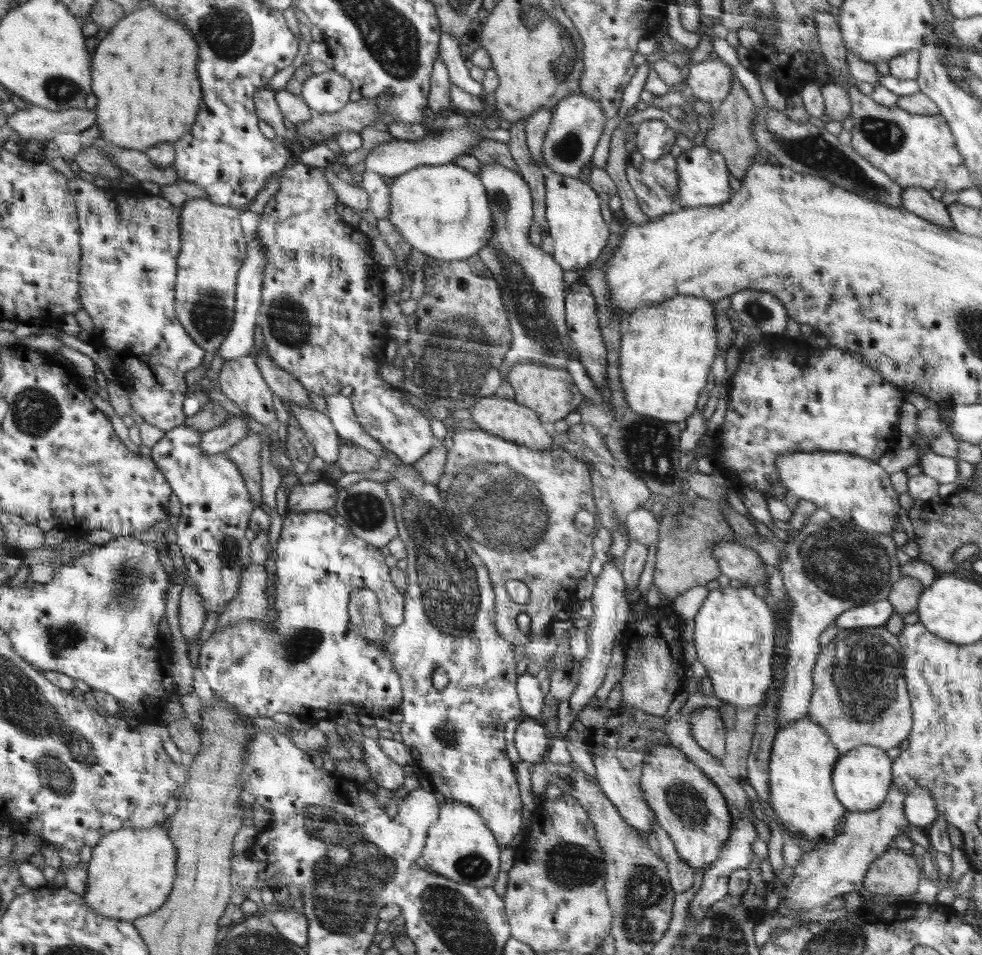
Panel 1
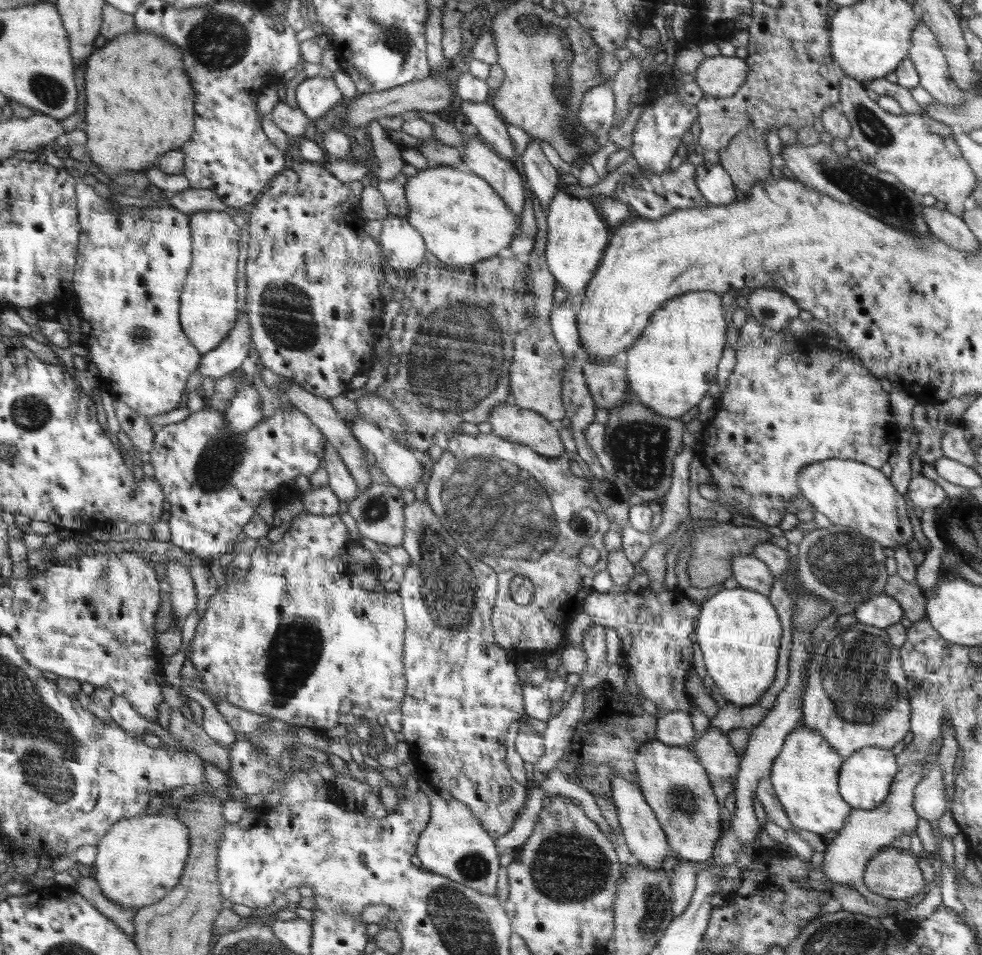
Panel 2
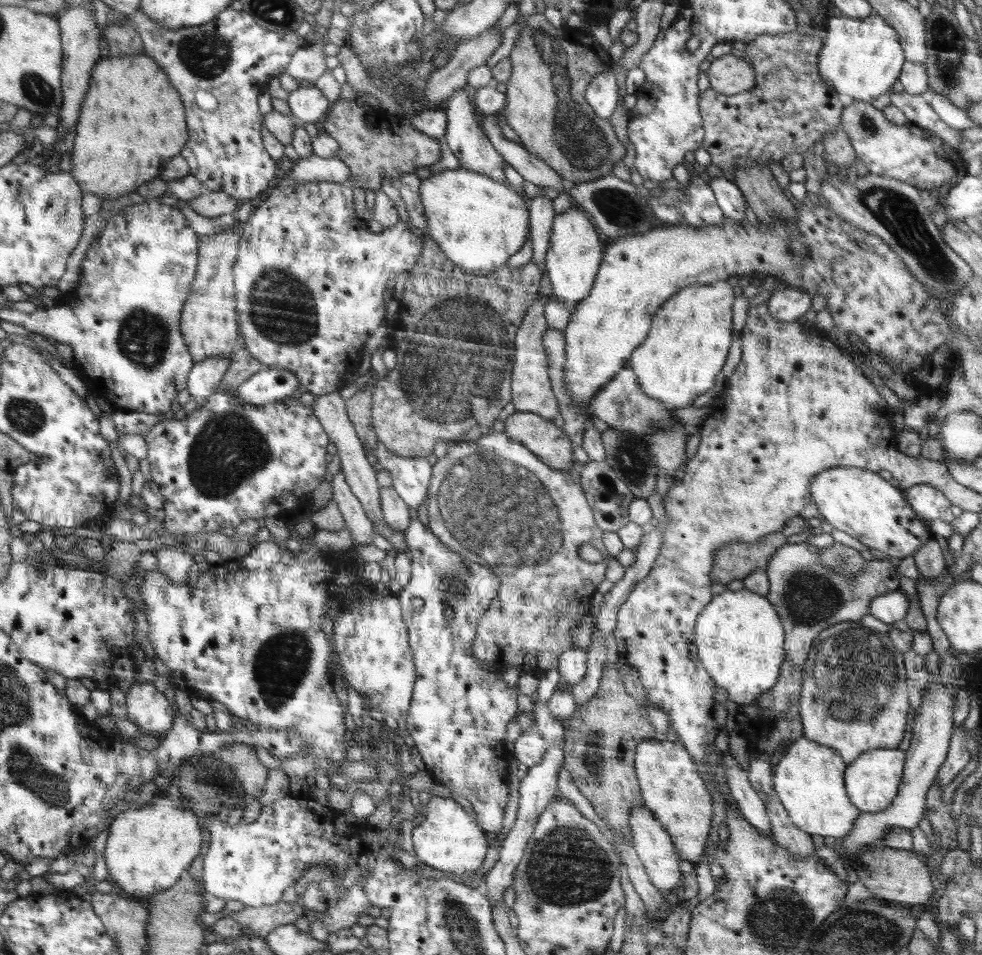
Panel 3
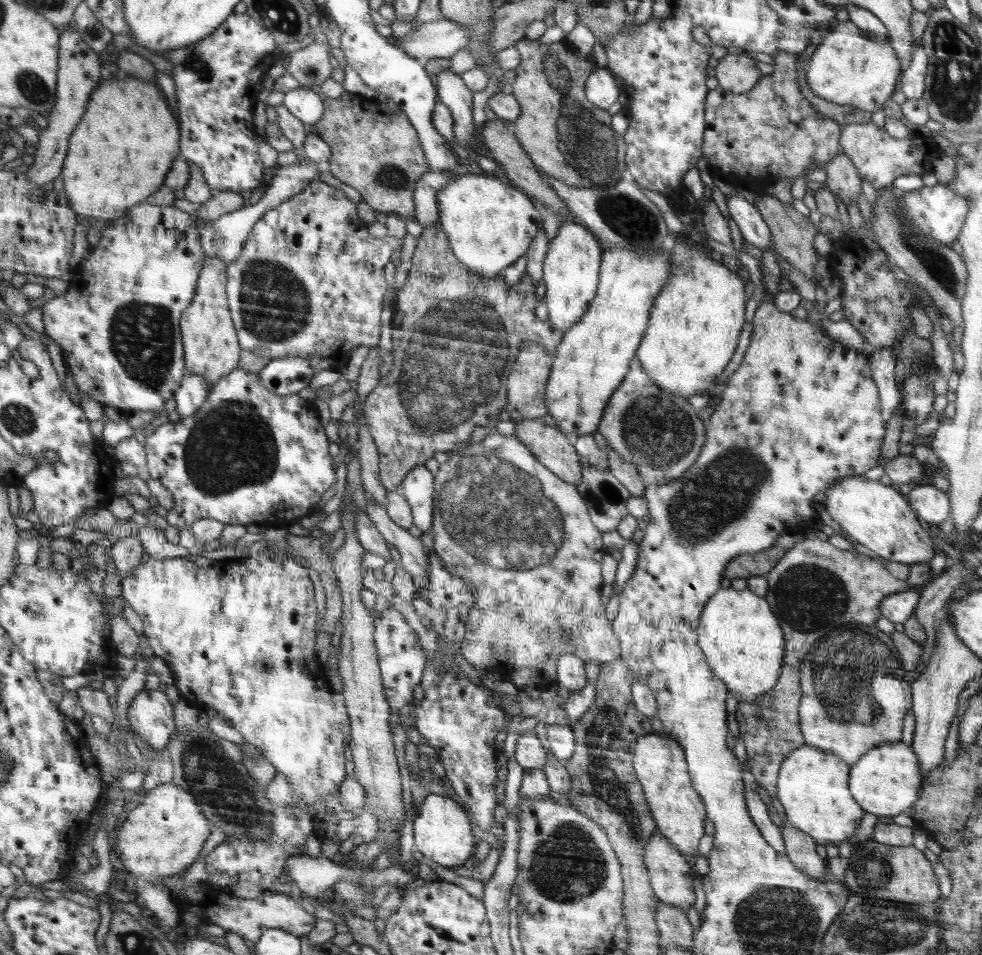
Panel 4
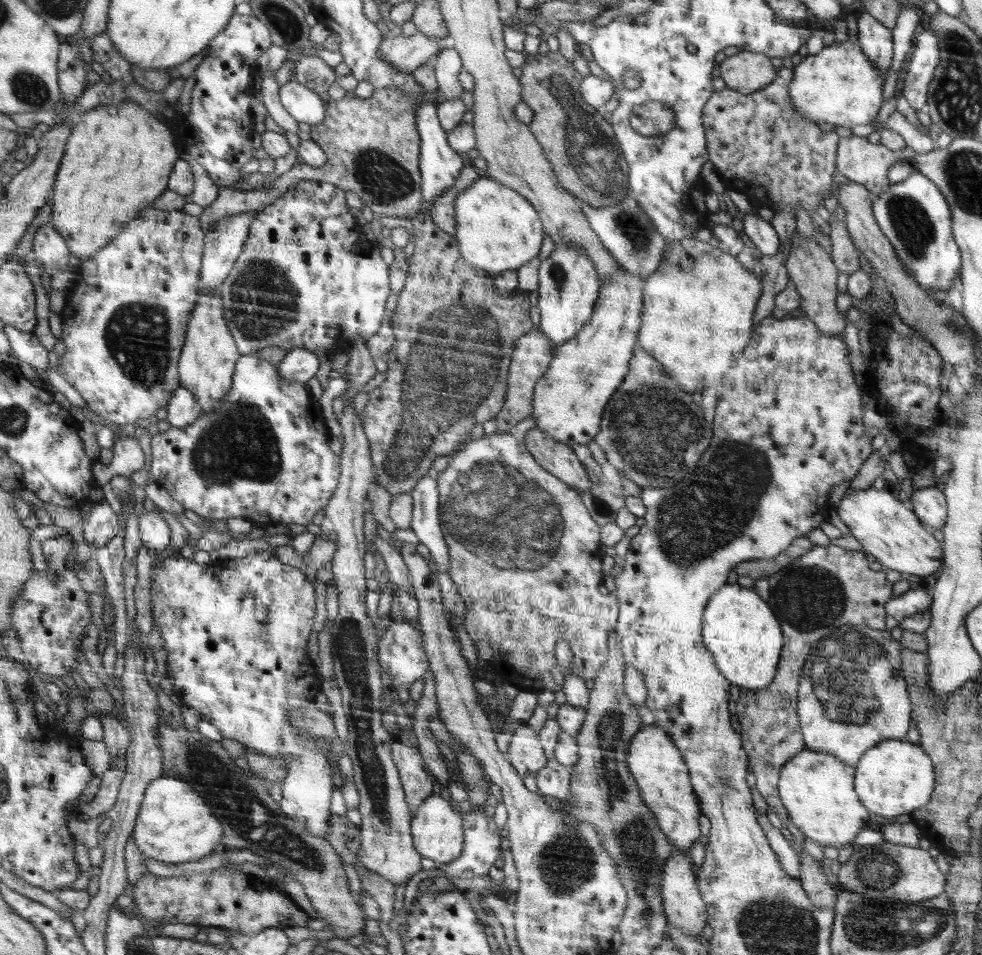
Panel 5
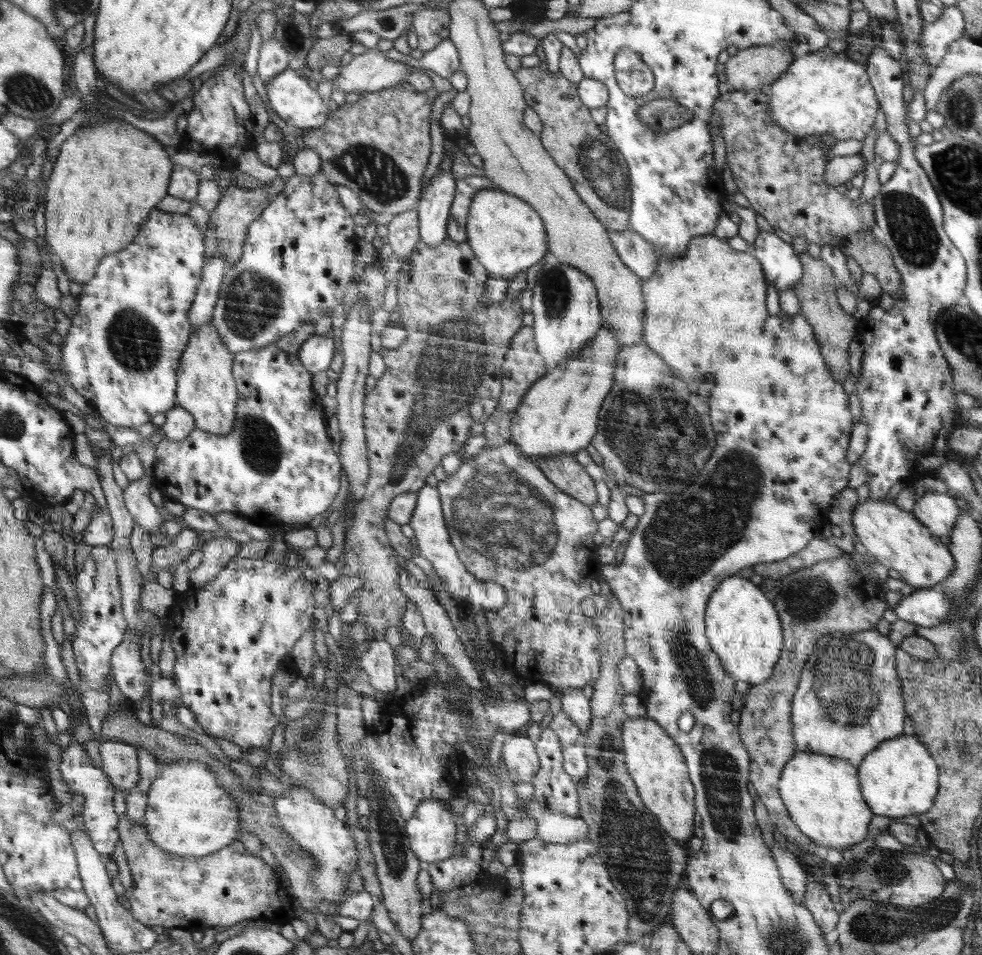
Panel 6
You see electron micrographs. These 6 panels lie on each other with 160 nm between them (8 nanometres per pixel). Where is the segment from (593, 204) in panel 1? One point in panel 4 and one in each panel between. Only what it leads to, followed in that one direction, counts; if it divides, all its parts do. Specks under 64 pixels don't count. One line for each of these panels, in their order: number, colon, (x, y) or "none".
2: (577, 236)
3: (574, 257)
4: (571, 271)

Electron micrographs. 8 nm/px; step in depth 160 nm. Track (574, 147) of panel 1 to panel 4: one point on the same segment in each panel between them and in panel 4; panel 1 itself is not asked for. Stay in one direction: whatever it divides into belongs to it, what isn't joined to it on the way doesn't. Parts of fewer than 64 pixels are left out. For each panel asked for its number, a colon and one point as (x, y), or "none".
2: (597, 112)
3: (602, 94)
4: (601, 90)

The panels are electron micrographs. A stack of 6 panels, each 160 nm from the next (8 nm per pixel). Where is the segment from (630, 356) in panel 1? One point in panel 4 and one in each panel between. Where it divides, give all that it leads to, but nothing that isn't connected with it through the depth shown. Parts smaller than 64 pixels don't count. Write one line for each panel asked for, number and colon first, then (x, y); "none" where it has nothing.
2: (670, 371)
3: (686, 347)
4: (695, 321)

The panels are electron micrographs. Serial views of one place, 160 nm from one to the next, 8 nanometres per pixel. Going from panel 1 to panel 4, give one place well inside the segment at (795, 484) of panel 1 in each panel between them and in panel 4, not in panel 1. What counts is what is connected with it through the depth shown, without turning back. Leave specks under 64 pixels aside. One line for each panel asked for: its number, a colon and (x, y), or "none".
2: (850, 493)
3: (860, 502)
4: (877, 516)

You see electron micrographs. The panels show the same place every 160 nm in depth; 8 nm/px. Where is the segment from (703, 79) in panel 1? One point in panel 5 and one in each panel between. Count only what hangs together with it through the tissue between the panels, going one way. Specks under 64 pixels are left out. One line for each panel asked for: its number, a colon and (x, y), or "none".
2: (720, 76)
3: (729, 75)
4: (737, 74)
5: (747, 72)

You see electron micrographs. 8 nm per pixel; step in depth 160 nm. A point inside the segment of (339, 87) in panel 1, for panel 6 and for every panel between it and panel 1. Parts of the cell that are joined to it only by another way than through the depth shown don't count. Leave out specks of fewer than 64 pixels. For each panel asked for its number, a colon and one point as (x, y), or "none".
2: (315, 96)
3: (307, 104)
4: (308, 106)
5: (302, 104)
6: (291, 97)

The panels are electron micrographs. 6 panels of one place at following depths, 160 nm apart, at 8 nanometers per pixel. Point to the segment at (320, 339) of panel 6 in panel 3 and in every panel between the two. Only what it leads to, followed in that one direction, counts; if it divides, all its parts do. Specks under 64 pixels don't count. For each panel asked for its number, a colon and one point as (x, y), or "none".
3: (270, 383)
4: (284, 376)
5: (300, 365)

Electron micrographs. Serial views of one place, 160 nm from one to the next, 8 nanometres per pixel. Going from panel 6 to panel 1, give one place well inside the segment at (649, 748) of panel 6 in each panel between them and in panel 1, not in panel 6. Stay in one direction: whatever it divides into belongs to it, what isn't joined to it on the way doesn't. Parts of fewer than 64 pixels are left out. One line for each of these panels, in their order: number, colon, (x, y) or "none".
1: (689, 808)
2: (674, 783)
3: (670, 786)
4: (660, 764)
5: (662, 777)

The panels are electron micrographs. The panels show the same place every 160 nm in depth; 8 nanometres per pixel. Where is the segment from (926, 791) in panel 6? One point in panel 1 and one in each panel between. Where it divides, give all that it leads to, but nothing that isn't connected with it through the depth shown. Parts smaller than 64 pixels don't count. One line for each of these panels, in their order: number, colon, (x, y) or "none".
1: (863, 778)
2: (867, 775)
3: (871, 781)
4: (885, 781)
5: (895, 777)

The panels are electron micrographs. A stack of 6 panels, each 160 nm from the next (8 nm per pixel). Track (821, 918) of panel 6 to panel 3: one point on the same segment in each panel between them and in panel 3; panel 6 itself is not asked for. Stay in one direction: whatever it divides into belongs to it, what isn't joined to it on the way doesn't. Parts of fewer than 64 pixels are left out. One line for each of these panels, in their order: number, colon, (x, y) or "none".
3: (784, 832)
4: (800, 848)
5: (813, 879)

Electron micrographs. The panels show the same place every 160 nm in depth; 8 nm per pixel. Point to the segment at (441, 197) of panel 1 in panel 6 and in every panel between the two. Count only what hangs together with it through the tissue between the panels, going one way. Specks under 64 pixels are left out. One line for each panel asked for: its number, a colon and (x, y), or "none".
2: (464, 221)
3: (480, 223)
4: (490, 225)
5: (498, 230)
6: (507, 236)

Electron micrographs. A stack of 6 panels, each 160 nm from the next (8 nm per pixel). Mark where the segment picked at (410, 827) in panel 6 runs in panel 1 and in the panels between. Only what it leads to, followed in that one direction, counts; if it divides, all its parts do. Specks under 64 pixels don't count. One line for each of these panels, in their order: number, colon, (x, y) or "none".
1: (461, 847)
2: (454, 844)
3: (448, 839)
4: (442, 832)
5: (438, 830)

